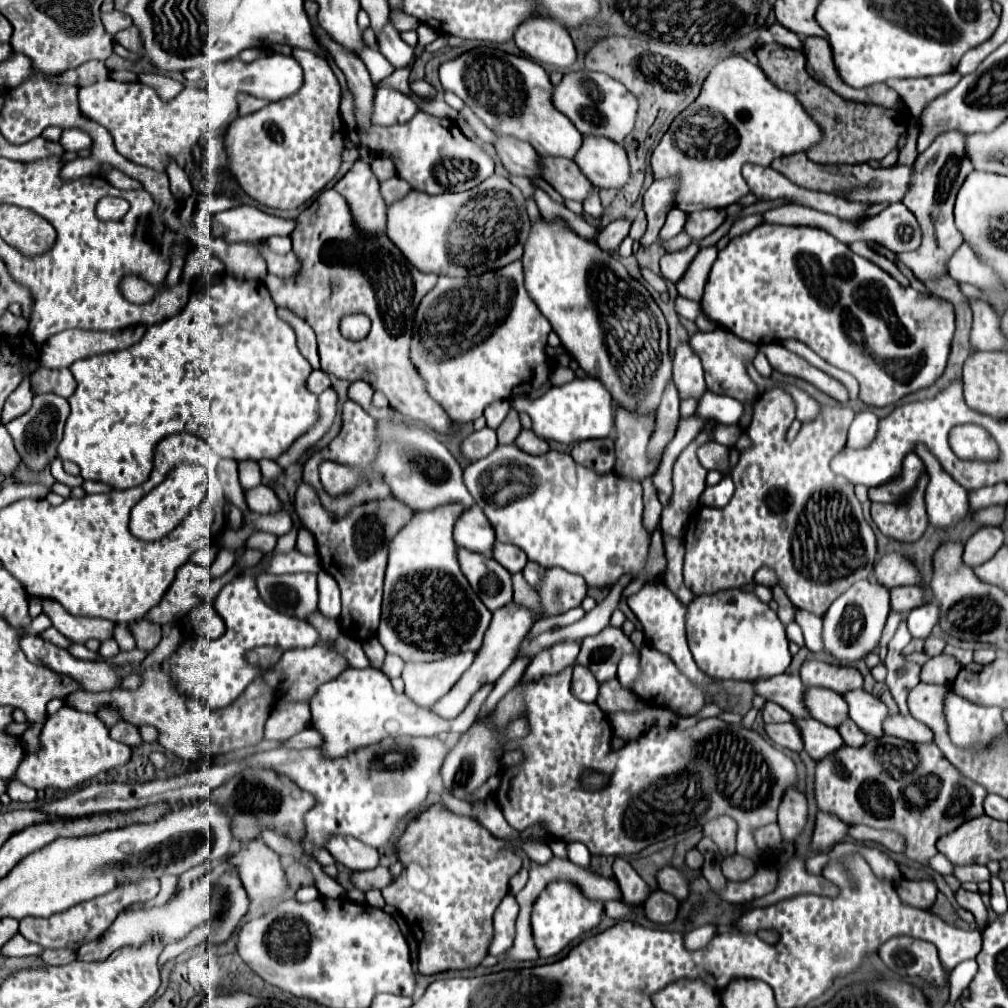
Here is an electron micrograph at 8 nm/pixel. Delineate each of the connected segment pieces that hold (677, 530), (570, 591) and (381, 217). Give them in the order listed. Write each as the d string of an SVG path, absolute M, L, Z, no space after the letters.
M704 429L702 437L692 441L674 463L672 483L674 491L668 505L662 509L662 531L672 537L682 537L688 517L698 505L702 491L706 489L706 469L700 465L696 457L696 449L708 441L708 429Z
M560 567L548 569L548 577L544 577L544 585L540 585L538 595L542 597L542 605L548 615L564 613L572 607L578 607L588 593L588 585L584 577L572 575Z
M356 161L352 169L334 185L334 189L350 203L356 225L366 233L380 233L386 229L386 203L380 193L380 181L376 179L370 163Z

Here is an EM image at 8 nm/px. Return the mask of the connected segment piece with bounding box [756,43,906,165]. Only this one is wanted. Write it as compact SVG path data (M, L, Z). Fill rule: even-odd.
M778 43L762 45L756 51L758 65L768 75L768 79L782 87L784 91L794 93L800 103L808 109L808 113L816 119L820 127L824 127L824 141L812 149L808 149L808 159L820 165L856 165L866 163L870 159L880 161L890 151L898 147L900 137L906 133L906 119L902 113L884 109L880 105L864 105L856 101L846 101L836 95L826 85L814 81L806 71L806 57L802 51L786 49Z

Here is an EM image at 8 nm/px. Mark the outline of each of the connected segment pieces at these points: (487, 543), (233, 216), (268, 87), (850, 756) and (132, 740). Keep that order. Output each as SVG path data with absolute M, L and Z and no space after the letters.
M468 509L460 515L460 521L456 521L456 545L464 547L474 553L490 555L492 547L496 543L496 533L488 521L488 517L476 509Z
M252 205L220 213L220 237L224 241L264 241L272 235L290 235L294 229L294 219L276 217Z
M280 53L264 55L252 63L244 63L238 57L230 59L230 61L218 65L216 77L224 87L232 87L232 89L244 91L248 95L264 97L268 101L280 101L280 99L292 97L296 93L296 89L300 89L304 85L304 71L302 71L300 63L292 55L280 55Z
M870 737L864 749L844 747L838 757L826 757L818 761L816 767L816 801L824 813L832 813L842 819L846 825L868 825L874 829L894 829L906 839L906 857L920 865L926 865L938 851L936 841L942 835L952 833L962 823L984 815L982 801L986 797L984 789L974 781L968 781L958 773L958 769L940 753L940 749L932 745L912 745L908 741L900 741L896 737Z
M126 721L116 723L116 725L110 729L110 733L112 733L112 737L114 737L116 741L122 741L122 743L126 743L126 745L130 745L130 747L140 747L140 745L144 743L142 737L140 737L138 727L134 727L132 723L126 723Z

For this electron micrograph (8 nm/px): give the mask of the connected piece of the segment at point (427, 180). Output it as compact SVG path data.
M418 111L402 125L370 125L368 131L358 131L358 139L360 145L368 147L374 155L392 159L398 175L406 179L412 189L430 195L468 191L494 175L494 161L470 139L466 139L454 121L440 119L424 111Z

